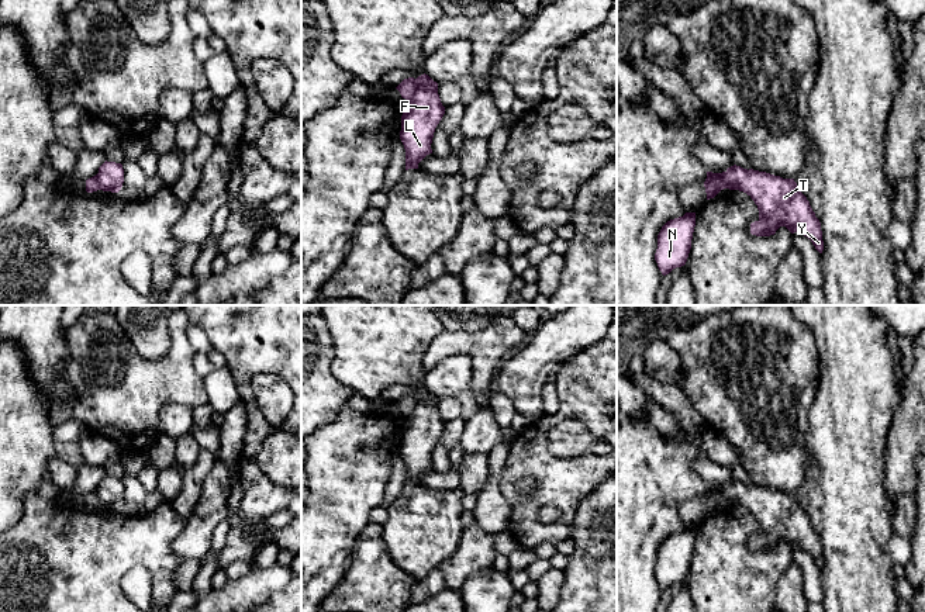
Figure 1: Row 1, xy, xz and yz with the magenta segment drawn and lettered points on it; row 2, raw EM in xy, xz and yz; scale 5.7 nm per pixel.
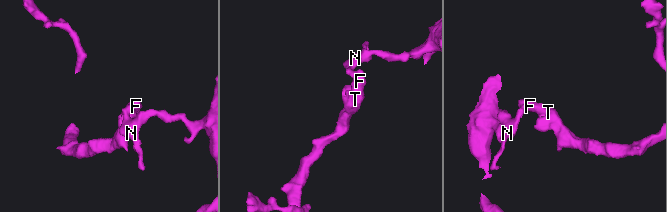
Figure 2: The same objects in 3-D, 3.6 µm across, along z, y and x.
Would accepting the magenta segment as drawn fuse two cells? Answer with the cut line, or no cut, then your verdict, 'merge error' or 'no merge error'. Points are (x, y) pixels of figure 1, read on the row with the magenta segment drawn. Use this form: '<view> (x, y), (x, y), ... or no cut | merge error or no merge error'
yz (707, 177), (718, 175), (724, 187) | merge error

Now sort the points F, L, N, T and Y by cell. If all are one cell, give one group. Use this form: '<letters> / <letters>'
F L T Y / N

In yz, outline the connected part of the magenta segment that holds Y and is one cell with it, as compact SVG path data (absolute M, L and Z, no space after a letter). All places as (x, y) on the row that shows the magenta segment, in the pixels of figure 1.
M736 165L722 173L707 172L707 179L715 174L722 177L724 189L743 191L757 205L759 219L750 224L752 235L770 236L780 227L786 227L791 234L800 232L807 236L822 253L821 222L794 179L748 170Z

